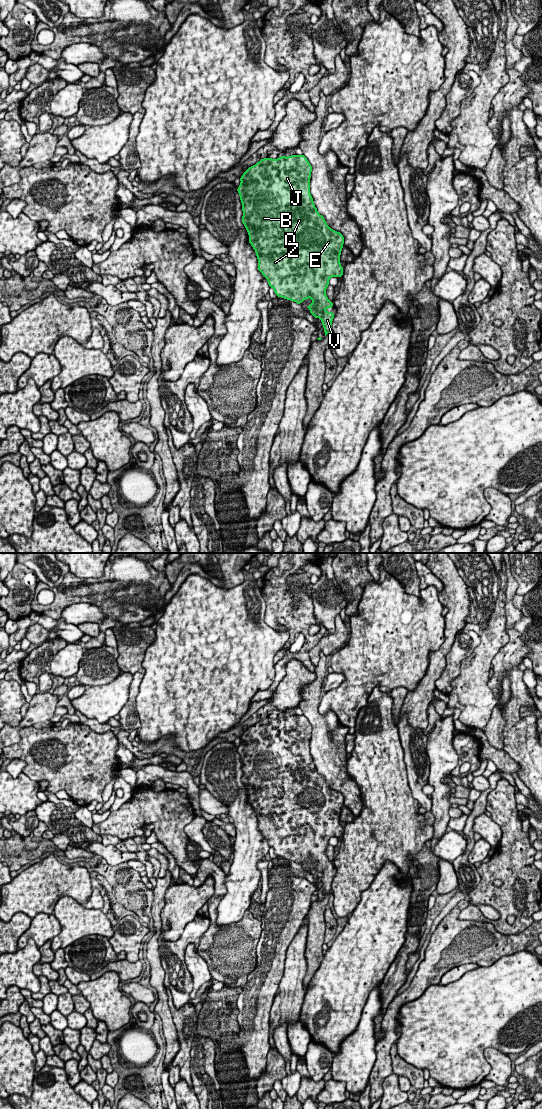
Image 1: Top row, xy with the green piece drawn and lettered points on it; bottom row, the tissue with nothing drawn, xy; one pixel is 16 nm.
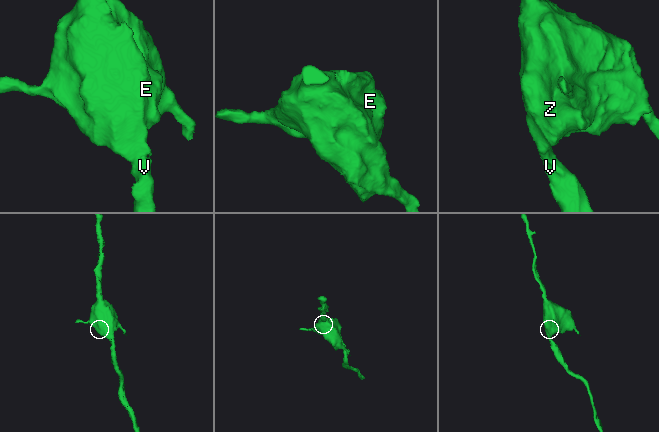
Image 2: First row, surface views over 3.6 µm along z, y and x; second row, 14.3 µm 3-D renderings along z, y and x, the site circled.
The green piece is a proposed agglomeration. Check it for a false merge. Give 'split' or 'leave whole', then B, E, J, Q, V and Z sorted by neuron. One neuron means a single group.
leave whole; B E J Q V Z

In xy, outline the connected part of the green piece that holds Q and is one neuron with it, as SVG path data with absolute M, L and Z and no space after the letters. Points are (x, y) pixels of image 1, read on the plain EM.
M304 715L281 716L278 719L264 718L249 727L240 737L241 743L237 748L242 763L242 783L247 789L249 803L258 818L258 830L268 840L269 847L274 849L277 857L301 864L311 858L312 863L307 867L315 878L320 878L327 894L332 894L332 881L335 876L326 868L332 868L325 850L331 837L341 837L343 827L340 815L344 804L342 793L331 789L322 775L317 771L310 754L310 738L312 726Z

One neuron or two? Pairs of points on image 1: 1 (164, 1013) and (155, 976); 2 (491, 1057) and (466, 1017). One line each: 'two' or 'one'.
1: one
2: two

